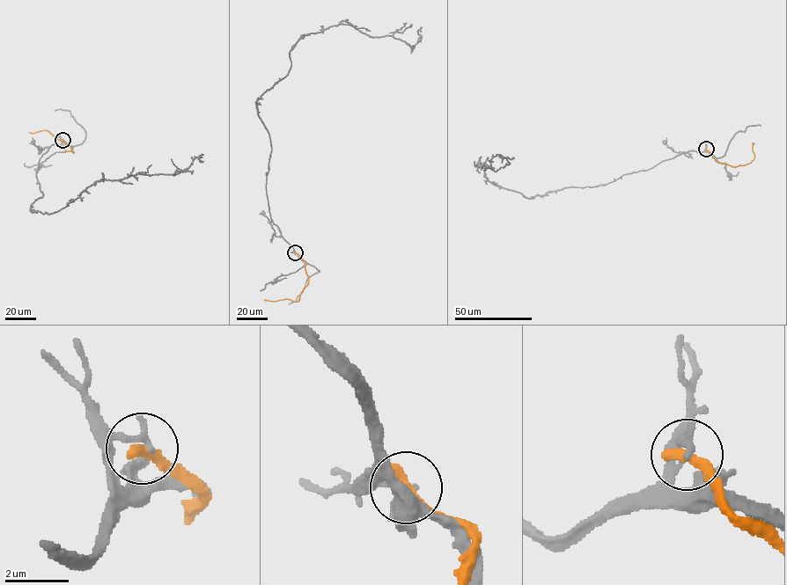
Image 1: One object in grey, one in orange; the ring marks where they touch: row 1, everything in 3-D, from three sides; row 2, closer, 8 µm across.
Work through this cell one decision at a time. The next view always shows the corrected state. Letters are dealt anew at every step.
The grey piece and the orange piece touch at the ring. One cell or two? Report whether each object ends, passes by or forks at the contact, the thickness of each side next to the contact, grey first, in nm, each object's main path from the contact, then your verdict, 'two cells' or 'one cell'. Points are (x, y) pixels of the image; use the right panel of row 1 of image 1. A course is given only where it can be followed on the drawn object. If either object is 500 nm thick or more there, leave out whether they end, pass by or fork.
grey ends; orange ends; calibres 240 and 400 nm; course grey (705, 149), (527, 198), (486, 179), (475, 165), (509, 164), (488, 160); course orange (705, 149), (720, 163), (736, 166), (753, 160), (754, 143), (752, 142); two cells

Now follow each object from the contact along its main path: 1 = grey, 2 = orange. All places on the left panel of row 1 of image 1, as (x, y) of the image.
1: (63, 140), (40, 158), (43, 195), (31, 211), (62, 209), (96, 181), (175, 175), (202, 154), (202, 161)
2: (62, 140), (73, 152), (66, 150), (62, 142), (47, 130), (29, 132)

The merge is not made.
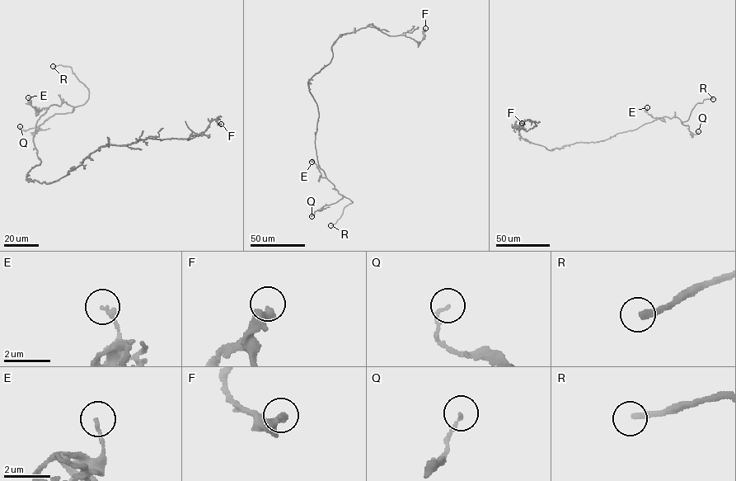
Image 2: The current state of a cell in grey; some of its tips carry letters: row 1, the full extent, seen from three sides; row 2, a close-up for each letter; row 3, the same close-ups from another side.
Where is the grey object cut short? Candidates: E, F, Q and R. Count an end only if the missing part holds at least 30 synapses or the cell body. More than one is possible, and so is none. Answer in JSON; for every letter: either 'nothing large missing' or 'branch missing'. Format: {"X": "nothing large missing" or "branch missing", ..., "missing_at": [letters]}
{"E": "nothing large missing", "F": "nothing large missing", "Q": "nothing large missing", "R": "branch missing", "missing_at": ["R"]}

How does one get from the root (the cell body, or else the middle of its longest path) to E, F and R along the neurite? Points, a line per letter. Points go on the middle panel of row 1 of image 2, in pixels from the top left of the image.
E: (309, 89), (319, 114), (315, 140), (316, 159), (325, 176), (321, 177), (316, 165), (311, 162)
F: (309, 89), (308, 80), (330, 62), (331, 46), (340, 35), (372, 25), (418, 44), (425, 28)
R: (309, 89), (319, 114), (315, 146), (318, 165), (337, 192), (353, 201), (344, 207), (341, 216), (330, 225)

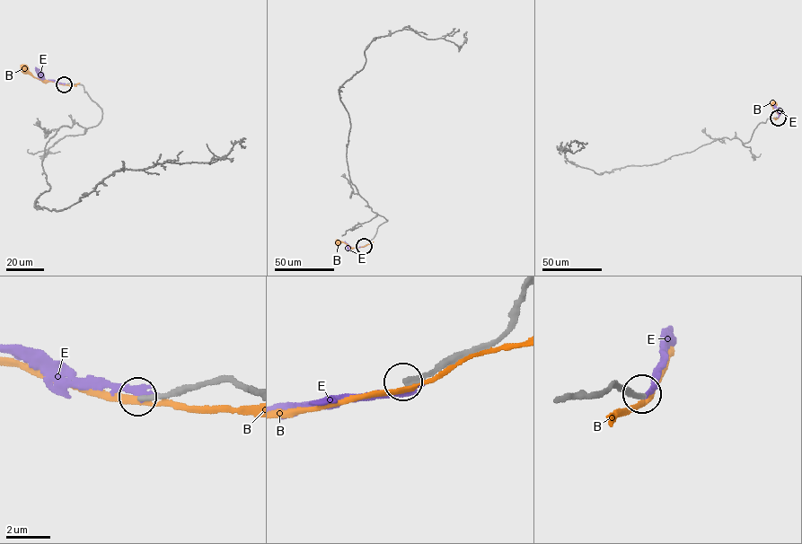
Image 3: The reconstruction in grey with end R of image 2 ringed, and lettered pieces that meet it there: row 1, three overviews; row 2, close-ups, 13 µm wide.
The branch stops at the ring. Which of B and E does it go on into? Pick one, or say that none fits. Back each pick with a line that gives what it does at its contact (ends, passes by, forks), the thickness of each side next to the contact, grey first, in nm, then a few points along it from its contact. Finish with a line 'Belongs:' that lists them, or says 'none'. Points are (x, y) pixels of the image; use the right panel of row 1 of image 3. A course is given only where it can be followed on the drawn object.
Belongs: none

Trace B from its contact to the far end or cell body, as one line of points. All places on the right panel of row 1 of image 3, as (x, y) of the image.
B: (778, 118), (773, 104)

